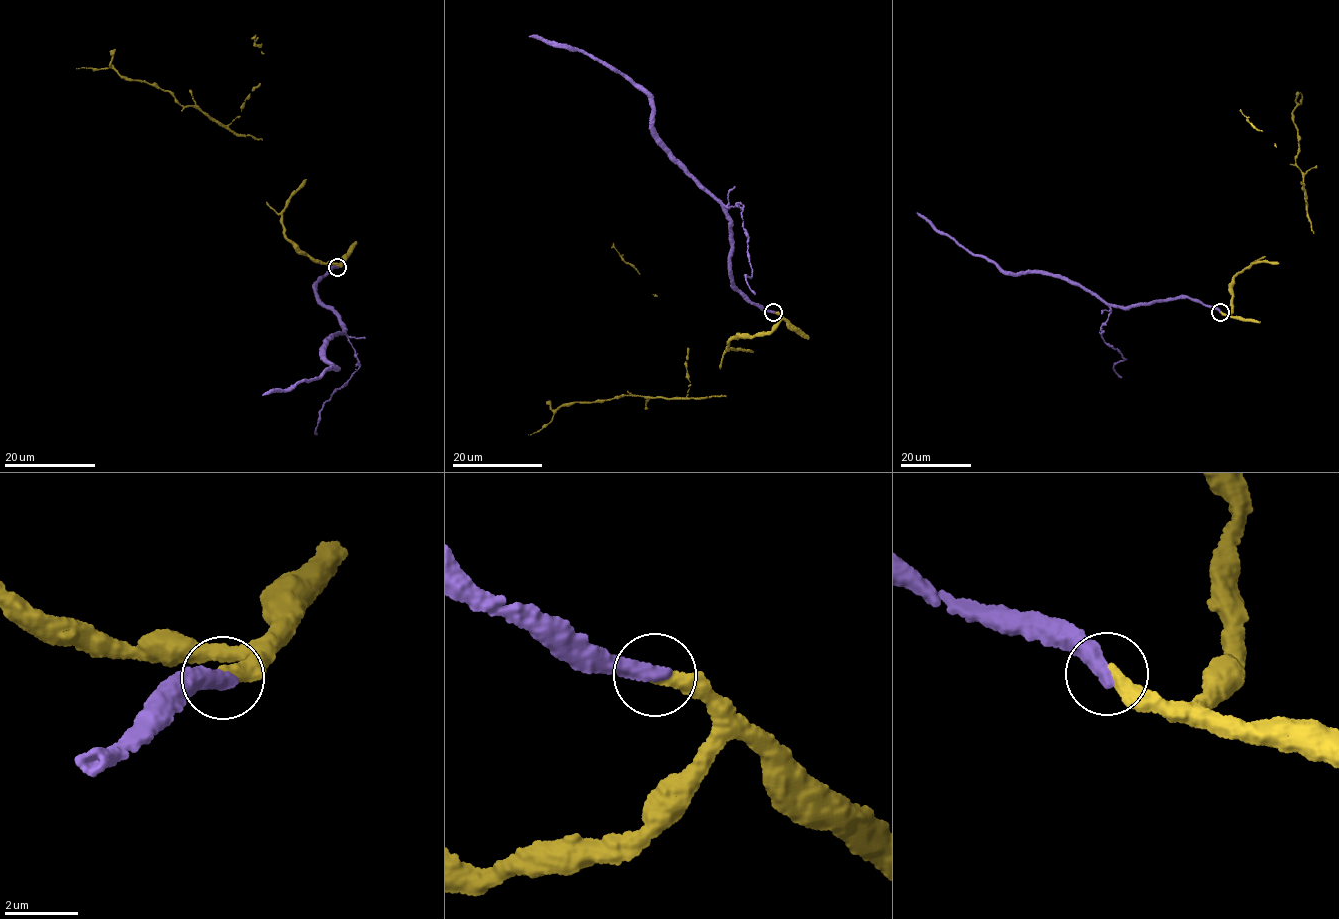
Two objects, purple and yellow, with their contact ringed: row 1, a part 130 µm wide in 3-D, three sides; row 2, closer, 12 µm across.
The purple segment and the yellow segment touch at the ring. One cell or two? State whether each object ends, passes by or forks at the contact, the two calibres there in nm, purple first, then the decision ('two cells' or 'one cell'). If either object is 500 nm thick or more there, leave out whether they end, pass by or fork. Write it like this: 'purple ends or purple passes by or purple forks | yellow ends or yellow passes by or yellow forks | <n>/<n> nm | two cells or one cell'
purple ends | yellow ends | 480/400 nm | one cell

